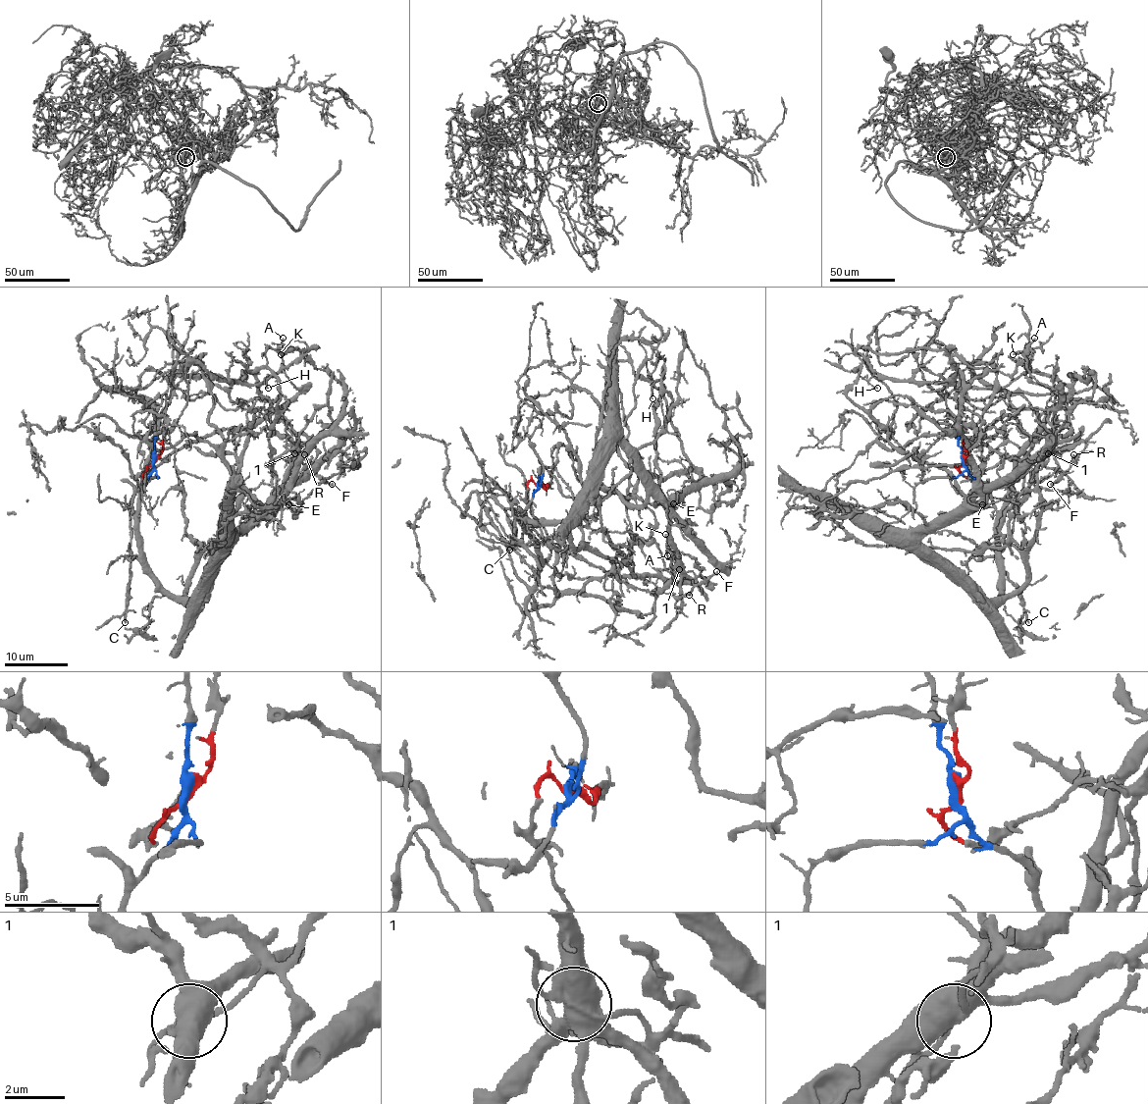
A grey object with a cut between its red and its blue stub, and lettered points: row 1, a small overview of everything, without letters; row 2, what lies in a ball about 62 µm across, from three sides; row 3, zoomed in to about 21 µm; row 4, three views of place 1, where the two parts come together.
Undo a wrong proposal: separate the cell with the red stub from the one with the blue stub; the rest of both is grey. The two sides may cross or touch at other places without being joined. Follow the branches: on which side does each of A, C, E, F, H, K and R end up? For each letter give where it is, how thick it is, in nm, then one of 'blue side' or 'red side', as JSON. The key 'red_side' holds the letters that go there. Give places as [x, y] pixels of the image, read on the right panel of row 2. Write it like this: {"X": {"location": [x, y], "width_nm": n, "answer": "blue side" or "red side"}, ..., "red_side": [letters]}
{"A": {"location": [1034, 338], "width_nm": 180, "answer": "red side"}, "C": {"location": [1028, 622], "width_nm": 220, "answer": "red side"}, "E": {"location": [982, 504], "width_nm": 110, "answer": "blue side"}, "F": {"location": [1050, 484], "width_nm": 240, "answer": "blue side"}, "H": {"location": [877, 388], "width_nm": 130, "answer": "blue side"}, "K": {"location": [1013, 354], "width_nm": 130, "answer": "red side"}, "R": {"location": [1073, 454], "width_nm": 140, "answer": "blue side"}, "red_side": ["A", "C", "K"]}

